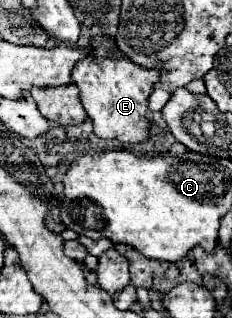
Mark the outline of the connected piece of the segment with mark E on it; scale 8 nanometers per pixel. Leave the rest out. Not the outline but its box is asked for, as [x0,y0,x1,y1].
[72,33,160,143]

